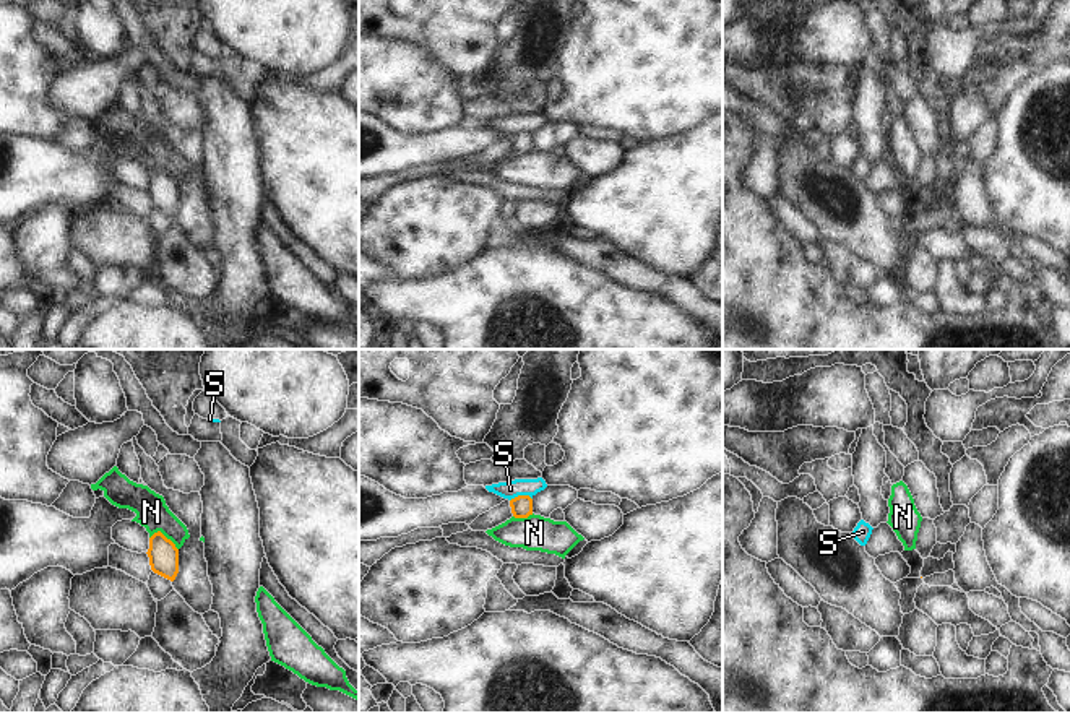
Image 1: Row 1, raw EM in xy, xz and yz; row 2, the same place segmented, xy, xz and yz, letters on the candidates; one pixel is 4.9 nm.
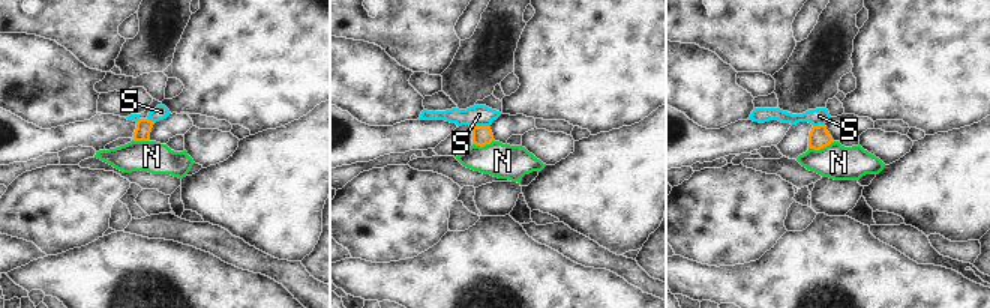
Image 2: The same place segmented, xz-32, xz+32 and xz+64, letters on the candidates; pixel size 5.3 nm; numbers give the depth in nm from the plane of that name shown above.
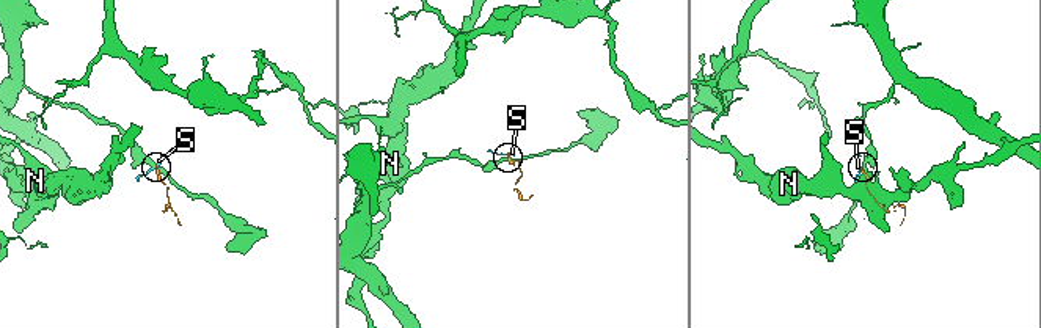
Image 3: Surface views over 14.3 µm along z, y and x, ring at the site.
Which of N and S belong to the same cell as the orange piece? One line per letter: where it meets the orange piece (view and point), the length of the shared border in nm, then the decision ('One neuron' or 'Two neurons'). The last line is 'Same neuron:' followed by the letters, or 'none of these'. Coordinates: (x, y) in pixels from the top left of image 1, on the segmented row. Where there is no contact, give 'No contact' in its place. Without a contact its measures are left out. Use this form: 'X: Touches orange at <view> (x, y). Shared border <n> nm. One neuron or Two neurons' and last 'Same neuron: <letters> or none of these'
N: Touches orange at xy (163, 535). Shared border 160 nm. Two neurons
S: Touches orange at xz (520, 496). Shared border 110 nm. Two neurons
Same neuron: none of these.

